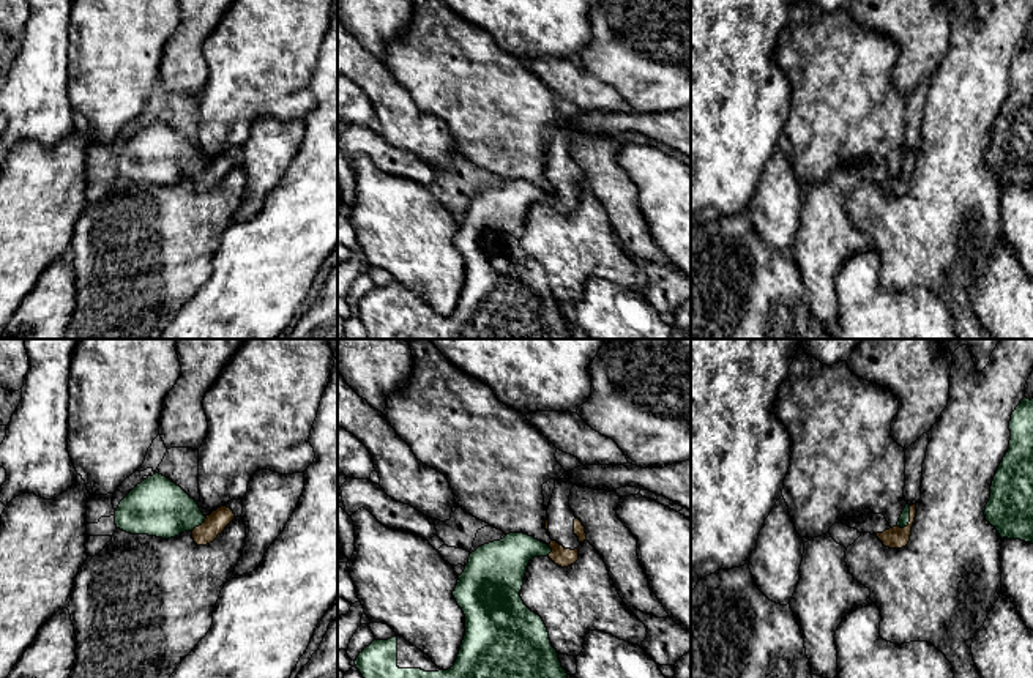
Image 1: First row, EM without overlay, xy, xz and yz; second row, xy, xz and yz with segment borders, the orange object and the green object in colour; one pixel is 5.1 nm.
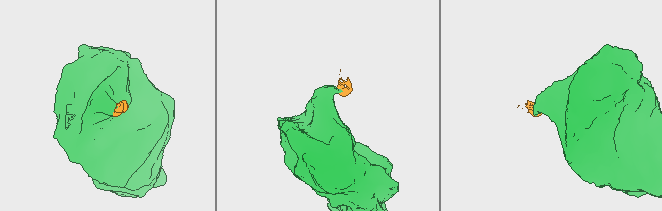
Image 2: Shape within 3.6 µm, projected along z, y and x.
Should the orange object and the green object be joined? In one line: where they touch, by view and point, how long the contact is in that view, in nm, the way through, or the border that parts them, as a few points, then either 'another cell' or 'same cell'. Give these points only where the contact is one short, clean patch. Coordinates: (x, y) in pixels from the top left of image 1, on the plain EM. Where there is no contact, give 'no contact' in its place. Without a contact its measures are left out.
contact yz (910, 167); length 130 nm; way yz (895, 185), (910, 167), (904, 166); same cell

